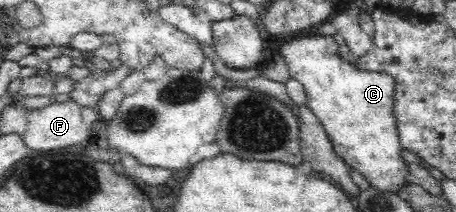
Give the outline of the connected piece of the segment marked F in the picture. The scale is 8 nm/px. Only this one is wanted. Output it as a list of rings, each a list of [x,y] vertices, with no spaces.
[[[72,99],[54,102],[28,113],[22,139],[30,152],[45,152],[57,148],[75,148],[91,134],[83,123],[81,107]]]

